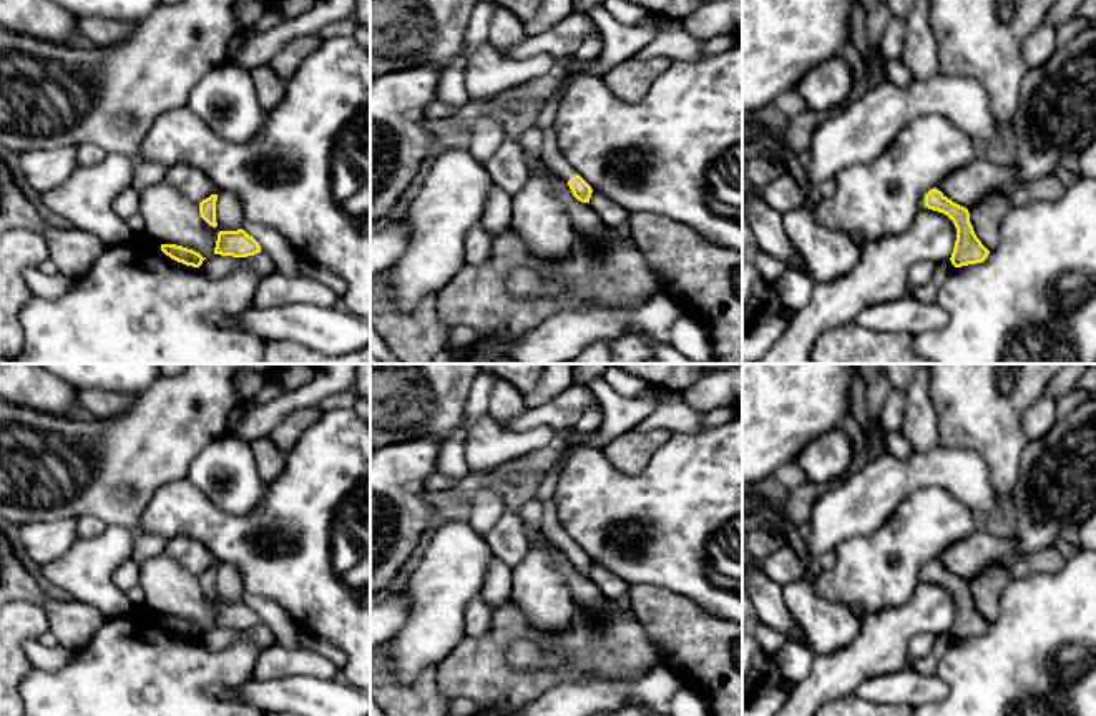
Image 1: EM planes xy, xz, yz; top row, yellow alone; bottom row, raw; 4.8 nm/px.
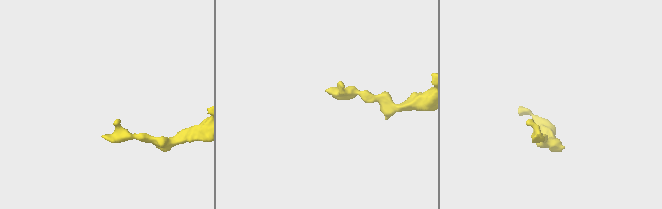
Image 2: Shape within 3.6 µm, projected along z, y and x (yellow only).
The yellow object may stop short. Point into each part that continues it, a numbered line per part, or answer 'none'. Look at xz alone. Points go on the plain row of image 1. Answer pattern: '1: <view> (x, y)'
1: xz (550, 525)

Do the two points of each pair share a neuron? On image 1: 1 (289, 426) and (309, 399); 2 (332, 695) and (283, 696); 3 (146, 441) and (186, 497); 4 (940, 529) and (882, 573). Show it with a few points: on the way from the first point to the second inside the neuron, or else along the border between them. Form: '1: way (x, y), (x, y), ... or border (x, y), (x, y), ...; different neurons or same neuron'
1: border (318, 404), (289, 411), (271, 432); different neurons
2: way (321, 696), (294, 696); same neuron
3: border (185, 477), (163, 484), (146, 507); different neurons
4: way (925, 544), (897, 570); same neuron

